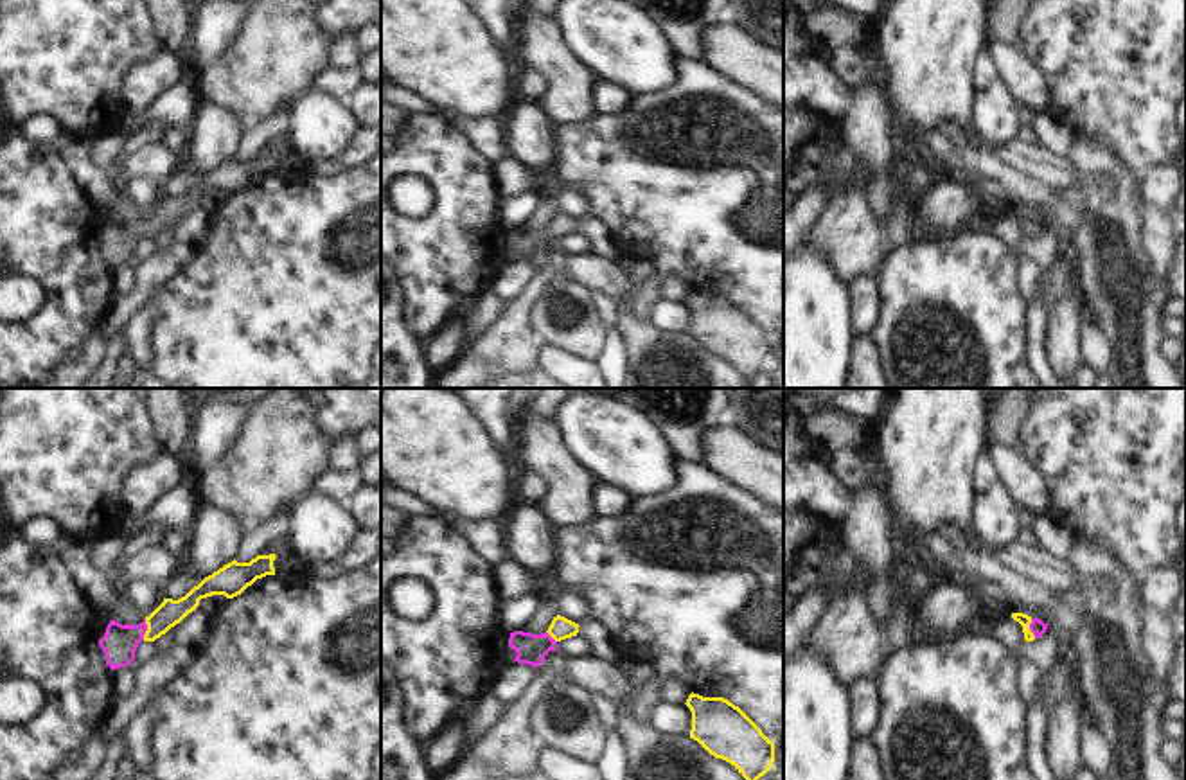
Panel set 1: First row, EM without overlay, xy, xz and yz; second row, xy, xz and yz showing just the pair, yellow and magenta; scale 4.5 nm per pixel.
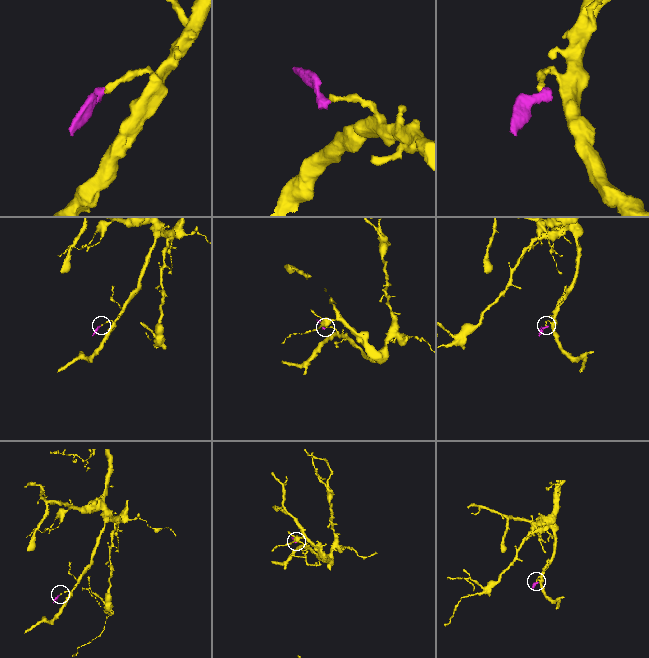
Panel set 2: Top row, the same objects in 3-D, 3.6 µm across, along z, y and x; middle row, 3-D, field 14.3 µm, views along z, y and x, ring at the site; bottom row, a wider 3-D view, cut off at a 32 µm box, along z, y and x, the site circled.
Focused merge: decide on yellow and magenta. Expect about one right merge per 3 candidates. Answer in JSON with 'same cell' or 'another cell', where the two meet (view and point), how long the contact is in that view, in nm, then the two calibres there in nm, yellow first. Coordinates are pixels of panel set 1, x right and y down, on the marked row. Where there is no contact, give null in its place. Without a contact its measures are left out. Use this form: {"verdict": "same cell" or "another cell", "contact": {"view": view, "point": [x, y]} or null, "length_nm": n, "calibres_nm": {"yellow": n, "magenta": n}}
{"verdict": "same cell", "contact": {"view": "xy", "point": [148, 629]}, "length_nm": 90, "calibres_nm": {"yellow": 120, "magenta": 160}}

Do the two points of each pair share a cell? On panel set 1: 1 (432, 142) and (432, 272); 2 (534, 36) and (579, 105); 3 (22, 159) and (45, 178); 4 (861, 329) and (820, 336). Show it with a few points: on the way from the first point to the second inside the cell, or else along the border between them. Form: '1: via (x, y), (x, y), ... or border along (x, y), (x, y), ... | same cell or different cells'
1: via (450, 175), (450, 239) | same cell
2: via (548, 53), (566, 74), (572, 88) | same cell
3: via (27, 164), (40, 177) | same cell
4: border along (847, 290), (852, 335), (856, 338) | different cells

